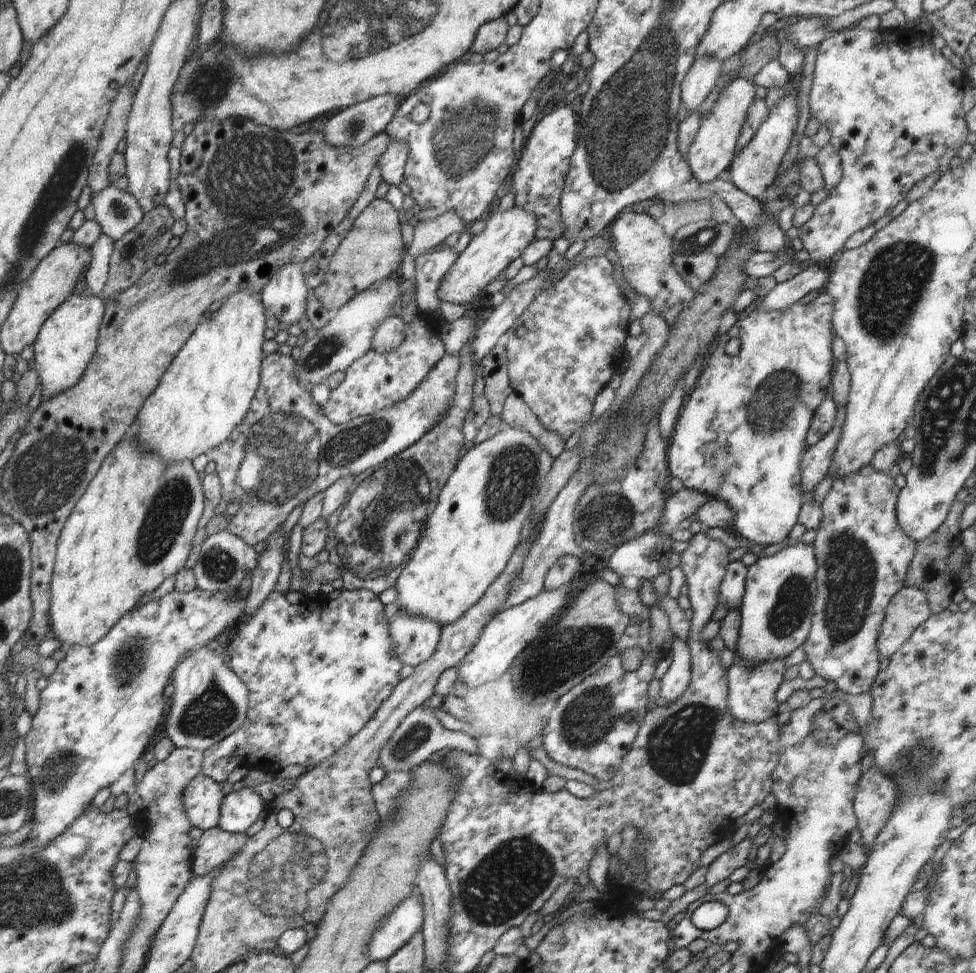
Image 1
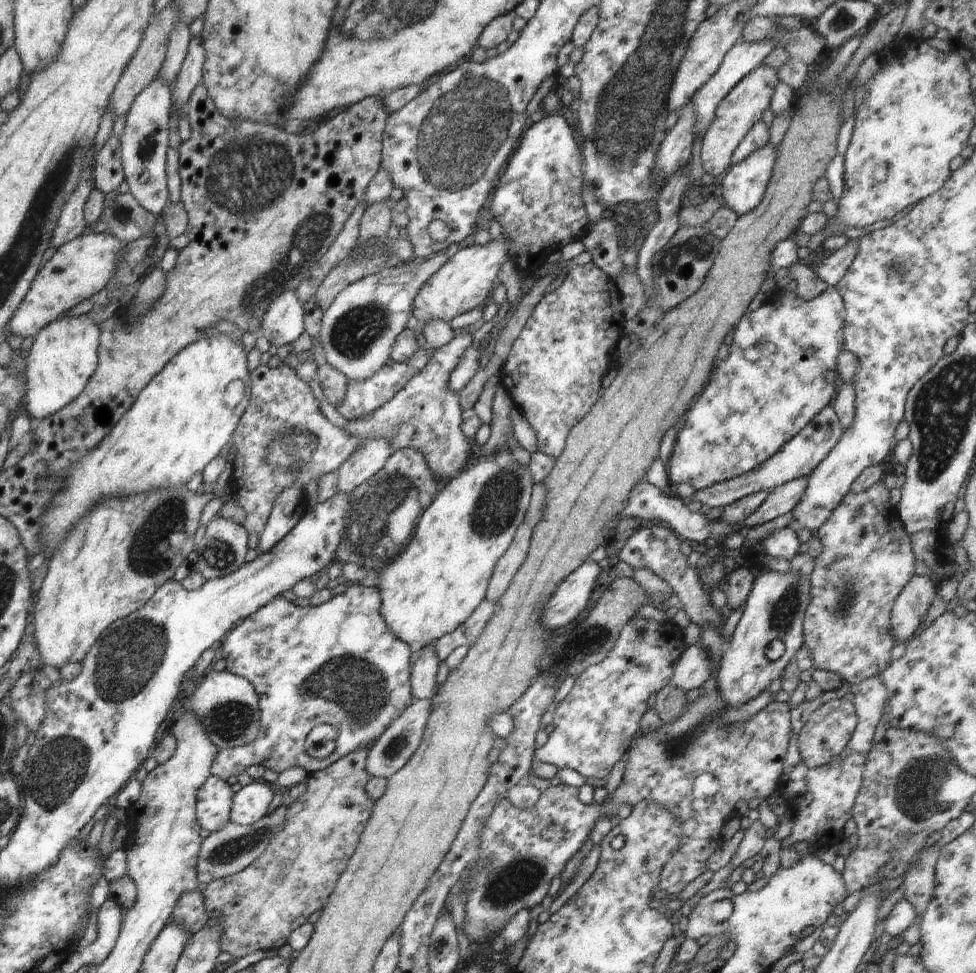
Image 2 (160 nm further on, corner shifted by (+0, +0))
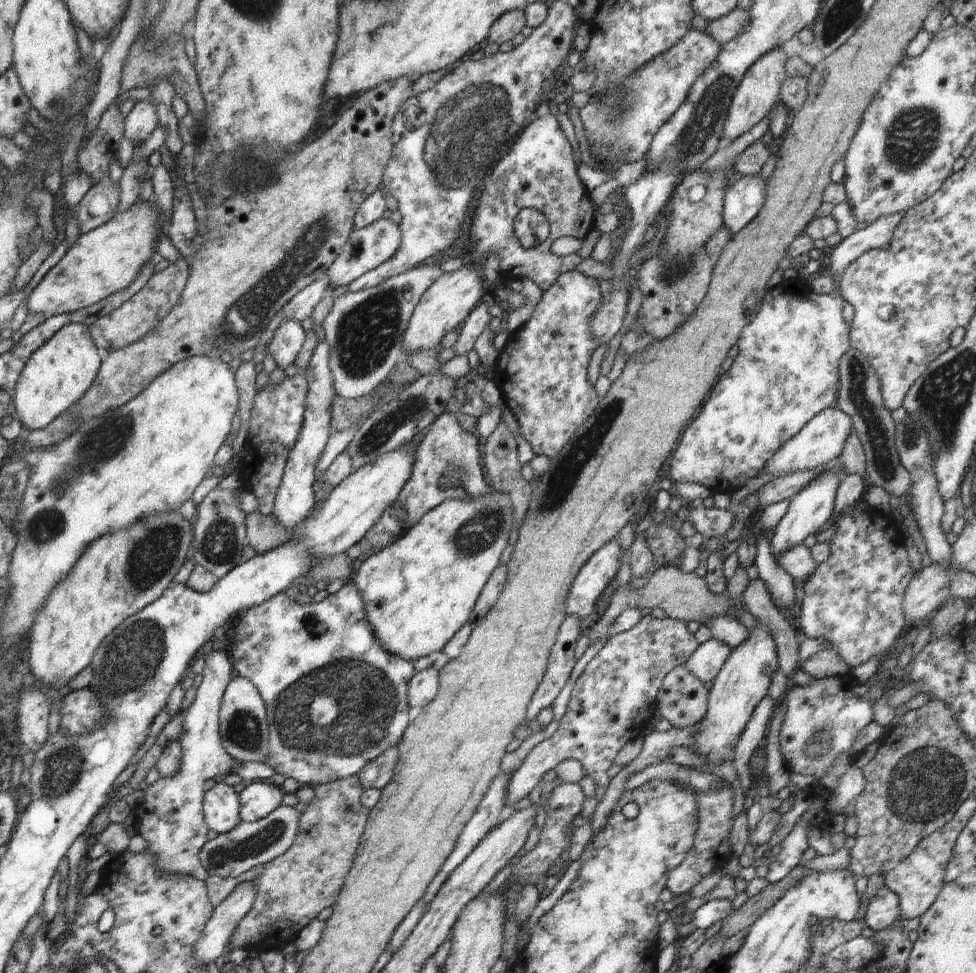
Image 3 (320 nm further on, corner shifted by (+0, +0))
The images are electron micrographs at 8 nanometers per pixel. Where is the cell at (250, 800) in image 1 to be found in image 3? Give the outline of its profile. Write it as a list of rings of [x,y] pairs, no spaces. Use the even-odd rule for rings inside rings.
[[[252,781],[239,792],[240,818],[253,823],[268,816],[282,804],[284,791],[267,781]]]

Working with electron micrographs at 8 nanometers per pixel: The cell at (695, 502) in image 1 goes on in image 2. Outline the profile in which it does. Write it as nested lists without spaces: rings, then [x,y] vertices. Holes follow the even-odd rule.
[[[831,405],[825,406],[794,438],[791,438],[764,463],[759,464],[758,468],[722,483],[714,483],[709,487],[697,489],[692,499],[696,498],[702,505],[710,506],[710,509],[714,506],[725,507],[752,493],[771,491],[788,481],[808,477],[838,444],[842,435],[843,430],[838,415]]]

